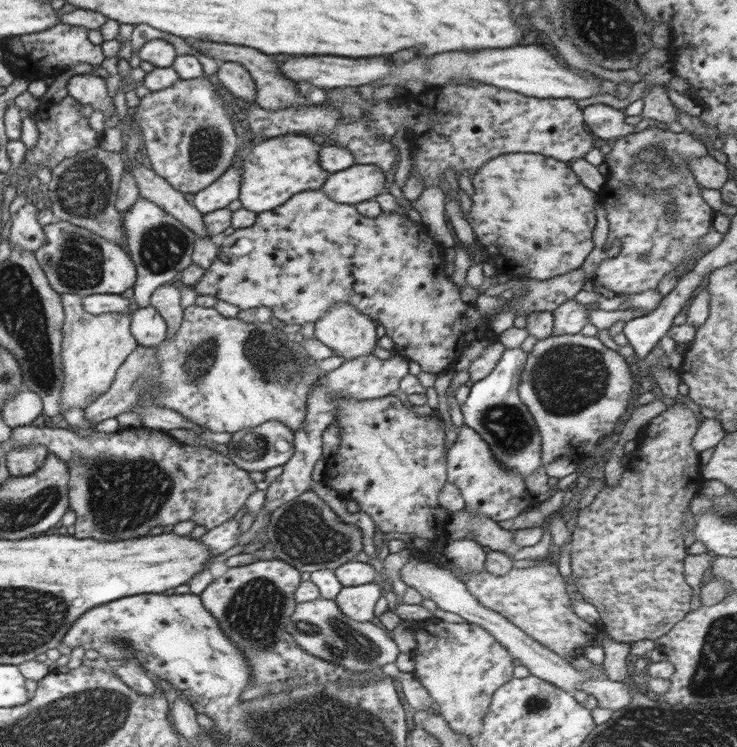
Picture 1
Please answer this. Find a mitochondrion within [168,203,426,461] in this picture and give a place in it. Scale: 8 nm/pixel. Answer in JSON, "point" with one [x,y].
{"point":[277,362]}

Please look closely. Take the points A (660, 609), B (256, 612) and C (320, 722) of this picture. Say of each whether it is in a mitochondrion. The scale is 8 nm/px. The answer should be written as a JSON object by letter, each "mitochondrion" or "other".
{"A":"other","B":"mitochondrion","C":"mitochondrion"}

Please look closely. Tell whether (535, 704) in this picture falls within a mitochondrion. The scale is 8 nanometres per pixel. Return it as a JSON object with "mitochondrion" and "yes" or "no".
{"mitochondrion":"yes"}

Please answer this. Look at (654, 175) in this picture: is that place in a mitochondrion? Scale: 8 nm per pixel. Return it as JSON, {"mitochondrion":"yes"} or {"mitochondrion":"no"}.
{"mitochondrion":"yes"}

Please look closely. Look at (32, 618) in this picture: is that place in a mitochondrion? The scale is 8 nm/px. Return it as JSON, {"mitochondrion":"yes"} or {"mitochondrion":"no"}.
{"mitochondrion":"yes"}

